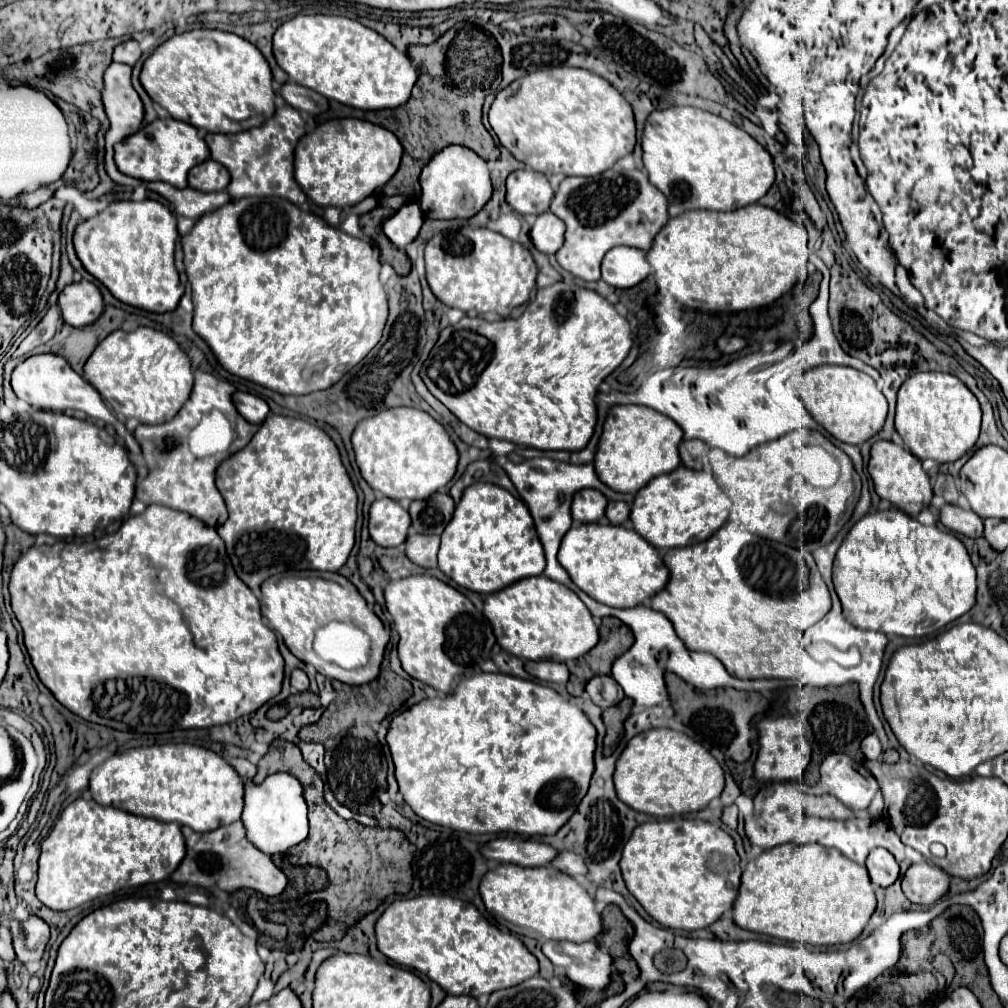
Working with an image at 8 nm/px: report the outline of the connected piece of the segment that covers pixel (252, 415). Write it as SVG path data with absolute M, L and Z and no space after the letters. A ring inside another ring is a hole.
M235 392L233 394L233 404L237 408L237 412L249 420L251 424L261 424L265 420L265 416L269 414L269 406L265 400L247 394L247 392Z

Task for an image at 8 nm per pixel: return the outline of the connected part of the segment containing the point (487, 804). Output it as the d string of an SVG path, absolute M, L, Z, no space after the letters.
M475 674L471 678L465 678L459 682L453 694L443 698L425 698L405 712L393 716L387 732L387 744L393 756L395 764L395 778L399 784L399 792L403 794L403 800L411 806L411 810L433 824L469 832L469 834L495 834L495 832L515 832L523 836L535 836L535 834L555 834L575 812L577 804L585 796L585 790L589 788L589 778L593 774L593 752L595 752L595 738L597 732L593 724L581 714L581 710L575 704L569 704L563 696L559 696L553 688L535 684L531 680L521 680L517 676L507 674Z

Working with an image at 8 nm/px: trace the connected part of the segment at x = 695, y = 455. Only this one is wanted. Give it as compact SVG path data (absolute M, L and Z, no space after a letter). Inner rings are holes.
M683 440L679 446L681 454L681 464L691 470L701 470L703 468L703 454L707 450L707 444L701 440Z

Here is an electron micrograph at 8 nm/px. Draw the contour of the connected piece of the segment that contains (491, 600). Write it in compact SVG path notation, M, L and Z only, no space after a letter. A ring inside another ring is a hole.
M543 574L517 580L485 596L483 614L493 626L497 644L505 652L525 660L575 660L587 654L599 640L597 626L579 596Z

